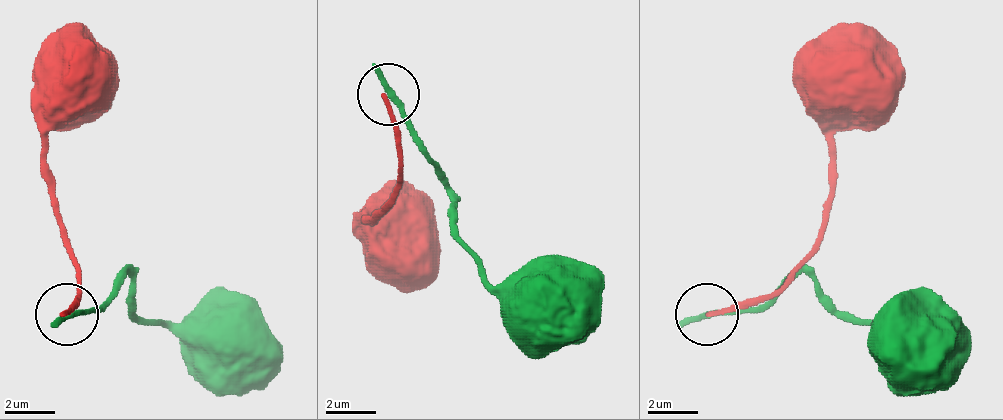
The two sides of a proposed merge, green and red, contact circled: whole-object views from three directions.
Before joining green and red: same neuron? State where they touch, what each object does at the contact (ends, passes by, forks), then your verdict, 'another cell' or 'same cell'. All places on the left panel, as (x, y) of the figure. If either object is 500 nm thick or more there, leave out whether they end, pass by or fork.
(66, 314) | green passes by | red ends | another cell

